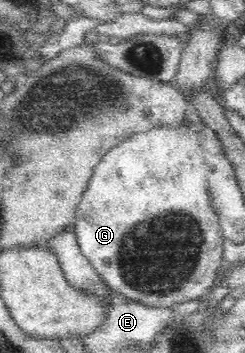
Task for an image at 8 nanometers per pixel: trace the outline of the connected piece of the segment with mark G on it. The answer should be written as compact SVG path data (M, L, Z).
M160 127L146 133L138 133L128 143L112 149L108 153L108 157L104 155L104 161L98 167L94 167L90 183L88 183L88 187L86 187L86 191L84 191L80 203L77 205L74 226L81 252L108 287L125 295L129 300L146 307L169 308L172 305L182 305L187 301L202 300L217 286L218 275L220 275L220 269L222 269L225 237L210 201L208 174L209 167L204 161L204 152L200 147L198 133L187 131L186 127L179 129Z

